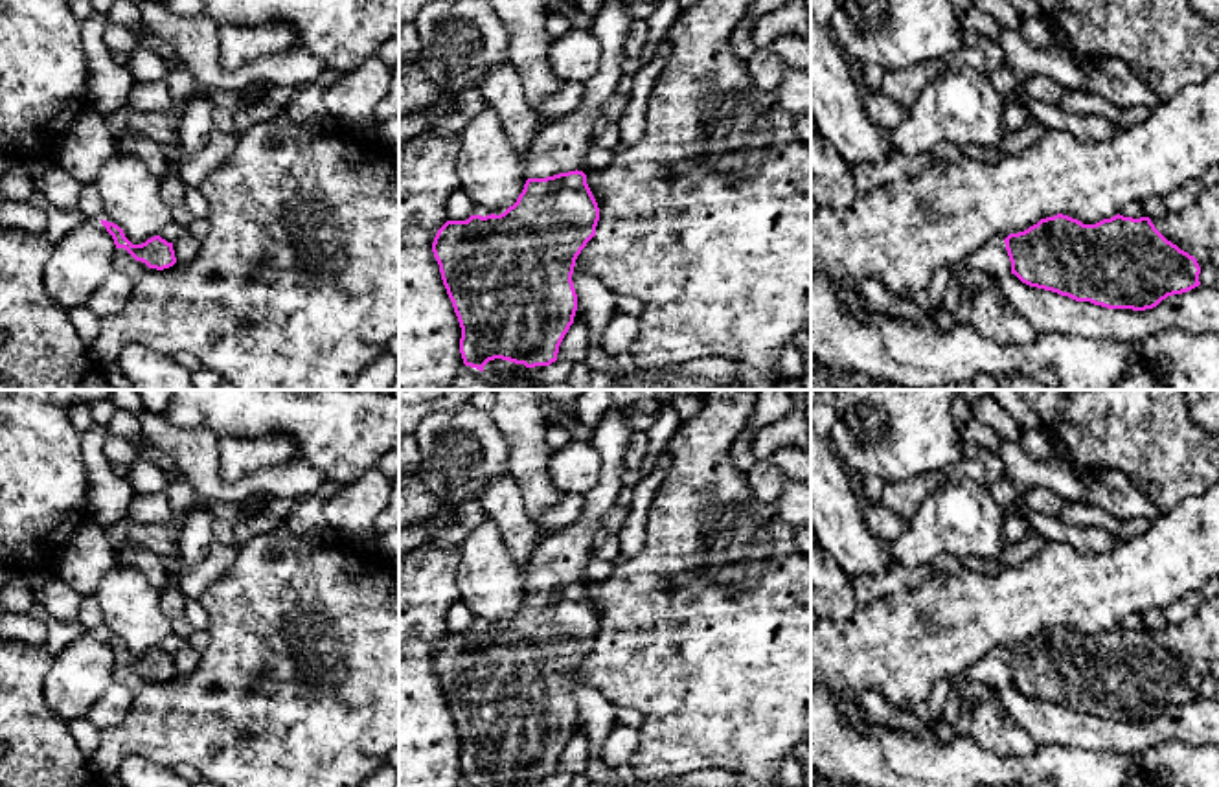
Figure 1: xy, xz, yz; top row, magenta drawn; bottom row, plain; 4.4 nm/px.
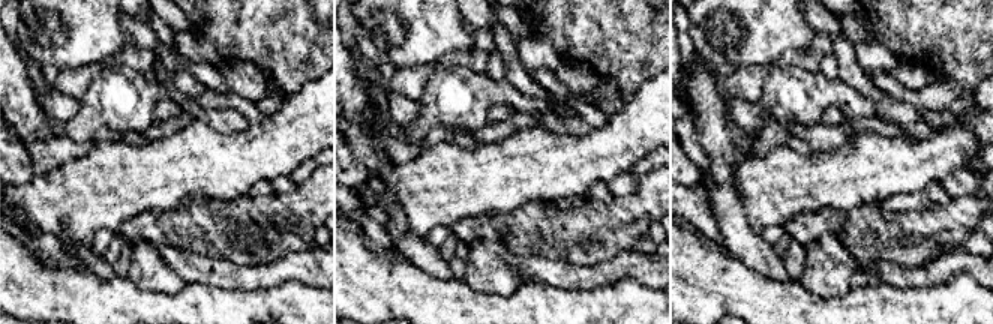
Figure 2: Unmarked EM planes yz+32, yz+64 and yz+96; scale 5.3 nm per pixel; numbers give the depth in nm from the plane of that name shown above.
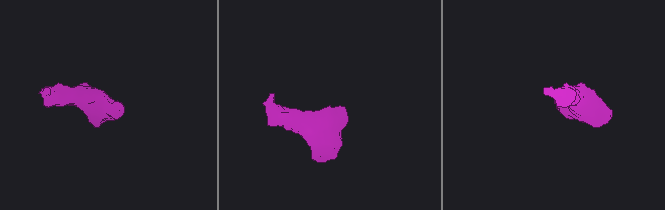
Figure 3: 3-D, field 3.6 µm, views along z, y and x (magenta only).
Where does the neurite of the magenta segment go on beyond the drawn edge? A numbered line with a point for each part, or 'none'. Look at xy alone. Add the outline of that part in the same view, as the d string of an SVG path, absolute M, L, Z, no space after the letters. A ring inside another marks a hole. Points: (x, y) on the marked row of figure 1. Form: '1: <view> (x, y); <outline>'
1: xy (124, 262); M125 248L114 252L114 270L125 274L129 279L138 281L149 267L136 261Z

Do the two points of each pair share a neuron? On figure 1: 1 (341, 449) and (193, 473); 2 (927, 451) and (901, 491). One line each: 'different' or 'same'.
1: different
2: different

